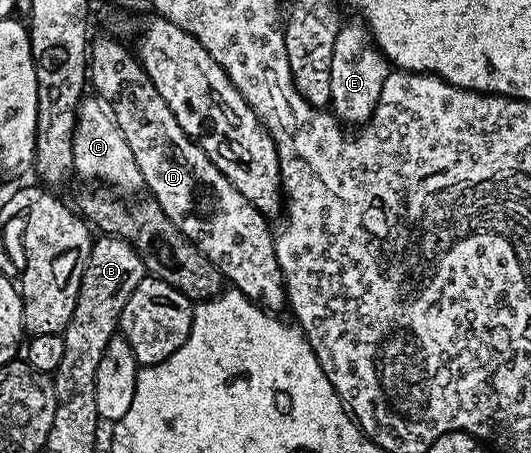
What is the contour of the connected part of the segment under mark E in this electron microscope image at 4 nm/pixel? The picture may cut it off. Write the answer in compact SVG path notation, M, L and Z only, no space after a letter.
M361 22L357 24L342 23L339 34L335 38L335 46L331 54L331 94L329 104L331 112L338 121L346 125L364 125L373 117L381 91L389 77L391 65L375 47L369 30Z

